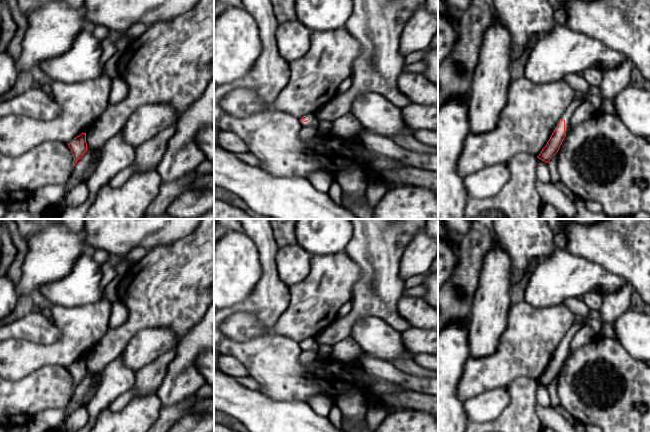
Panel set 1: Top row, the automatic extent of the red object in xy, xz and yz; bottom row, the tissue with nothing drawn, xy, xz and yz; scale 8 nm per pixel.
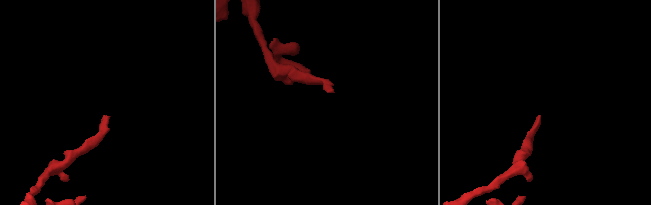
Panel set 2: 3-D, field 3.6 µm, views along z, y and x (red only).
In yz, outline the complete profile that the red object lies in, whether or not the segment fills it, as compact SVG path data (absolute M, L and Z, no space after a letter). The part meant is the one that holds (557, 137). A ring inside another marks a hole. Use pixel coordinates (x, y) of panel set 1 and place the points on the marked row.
M574 99L561 116L561 119L547 142L547 145L542 149L538 156L542 161L548 163L549 160L558 152L560 145L568 132L571 117L575 112L577 103L578 102Z

